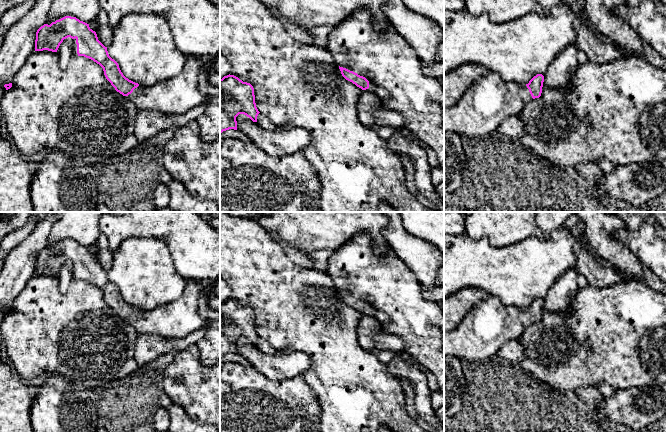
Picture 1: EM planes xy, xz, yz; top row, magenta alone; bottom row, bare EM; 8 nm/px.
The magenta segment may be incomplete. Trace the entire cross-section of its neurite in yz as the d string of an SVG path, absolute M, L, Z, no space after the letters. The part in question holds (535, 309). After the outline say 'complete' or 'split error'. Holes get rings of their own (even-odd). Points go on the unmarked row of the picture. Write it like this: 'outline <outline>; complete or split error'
outline M486 295L454 330L444 332L444 356L455 356L469 362L496 356L505 342L520 338L532 323L541 320L543 306L542 298L534 300L528 308L520 309L504 305L499 298Z; split error

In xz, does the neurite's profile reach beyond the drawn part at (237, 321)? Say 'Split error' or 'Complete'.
Complete

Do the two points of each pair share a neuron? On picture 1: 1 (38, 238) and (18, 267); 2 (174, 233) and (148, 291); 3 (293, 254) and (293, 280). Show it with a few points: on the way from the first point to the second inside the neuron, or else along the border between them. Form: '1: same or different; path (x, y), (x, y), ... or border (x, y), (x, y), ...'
1: same; path (32, 245), (21, 260)
2: different; border (146, 237), (158, 237), (166, 243), (176, 270)
3: different; border (280, 244), (284, 253), (293, 262), (312, 268)

